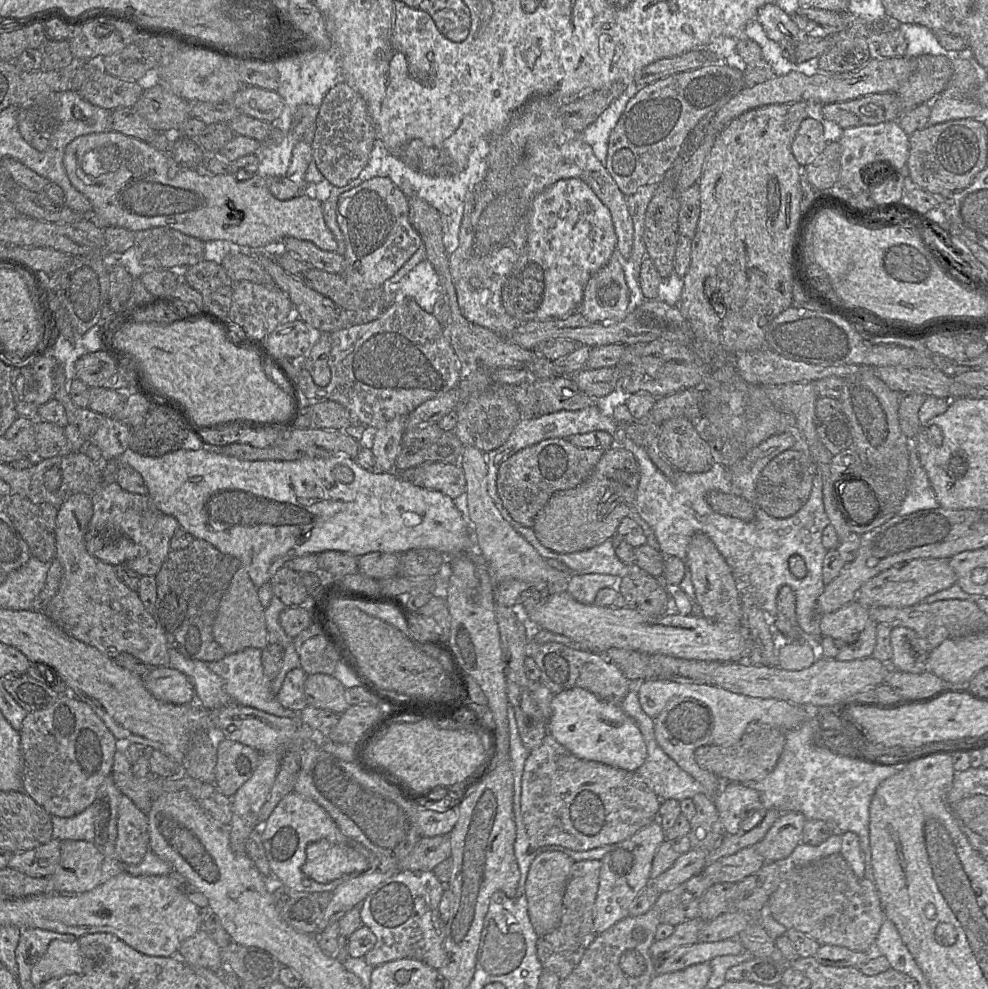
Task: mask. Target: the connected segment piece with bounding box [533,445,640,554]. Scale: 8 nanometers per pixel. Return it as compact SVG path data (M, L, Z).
M621 445L605 450L592 473L580 485L555 493L537 514L533 531L542 545L557 553L587 550L611 539L623 518L635 507L640 471L633 453Z

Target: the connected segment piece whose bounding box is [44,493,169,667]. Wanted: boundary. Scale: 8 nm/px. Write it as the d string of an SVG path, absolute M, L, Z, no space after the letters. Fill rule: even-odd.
M85 493L71 495L58 508L55 526L56 558L63 566L63 576L58 592L47 605L44 613L66 634L95 647L111 659L115 659L122 653L129 653L150 667L168 666L167 640L153 616L144 608L138 593L118 579L114 566L88 553L85 546L85 533L92 515L91 495Z

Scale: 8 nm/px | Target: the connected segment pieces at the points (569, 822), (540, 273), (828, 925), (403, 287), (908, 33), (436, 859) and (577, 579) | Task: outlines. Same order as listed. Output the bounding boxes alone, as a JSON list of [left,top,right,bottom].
[[521,733,662,851],[502,180,616,323],[767,853,885,952],[399,259,440,314],[899,23,947,57],[398,834,451,871],[567,574,619,604]]

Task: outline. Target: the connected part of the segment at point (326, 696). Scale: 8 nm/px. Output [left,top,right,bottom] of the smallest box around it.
[304,674,350,714]

